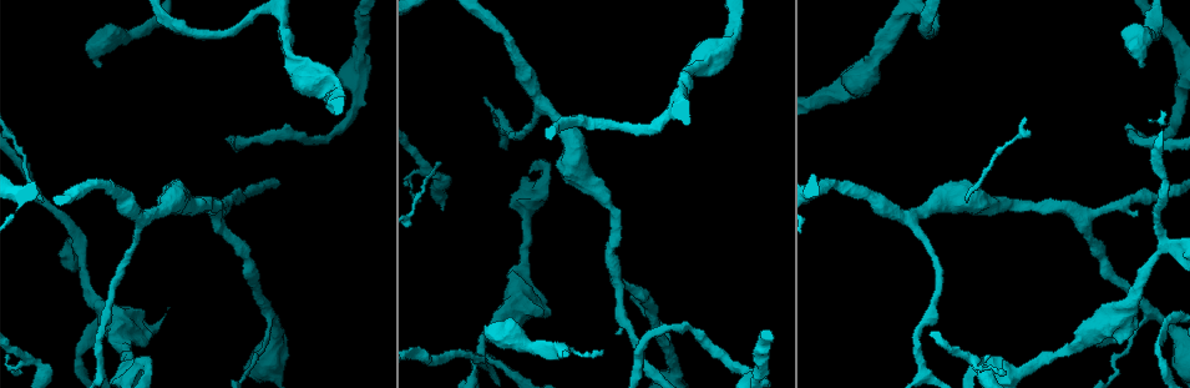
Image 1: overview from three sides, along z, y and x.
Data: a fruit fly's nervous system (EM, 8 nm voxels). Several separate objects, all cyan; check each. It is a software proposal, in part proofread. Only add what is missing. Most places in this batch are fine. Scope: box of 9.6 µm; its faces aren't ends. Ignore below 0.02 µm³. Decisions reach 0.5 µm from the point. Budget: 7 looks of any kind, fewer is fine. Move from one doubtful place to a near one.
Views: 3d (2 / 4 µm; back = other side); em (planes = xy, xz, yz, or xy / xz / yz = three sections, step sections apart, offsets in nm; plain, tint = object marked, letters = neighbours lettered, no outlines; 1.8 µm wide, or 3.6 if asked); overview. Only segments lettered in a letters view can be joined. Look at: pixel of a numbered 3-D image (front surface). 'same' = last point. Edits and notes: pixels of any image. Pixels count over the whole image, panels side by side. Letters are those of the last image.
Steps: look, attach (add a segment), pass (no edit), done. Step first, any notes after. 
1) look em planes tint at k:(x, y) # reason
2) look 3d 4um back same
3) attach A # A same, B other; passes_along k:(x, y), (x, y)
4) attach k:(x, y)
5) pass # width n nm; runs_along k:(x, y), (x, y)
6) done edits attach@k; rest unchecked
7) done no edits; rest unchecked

look 3d 4um back at 1:(1139, 67) # branch stops here

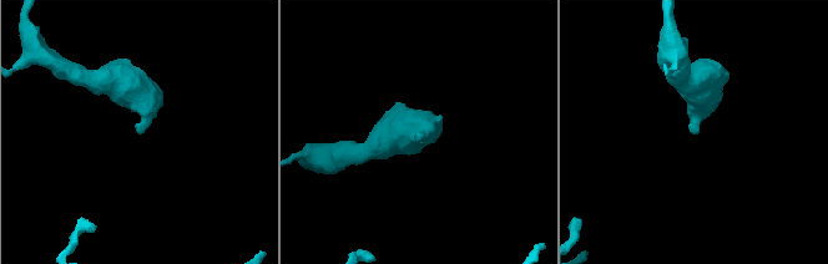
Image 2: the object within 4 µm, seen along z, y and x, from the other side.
look em yz step 16 letters at 2:(694, 130)

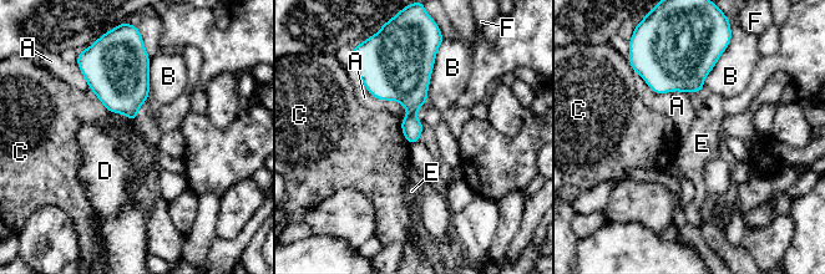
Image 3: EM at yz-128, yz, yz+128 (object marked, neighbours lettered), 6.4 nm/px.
pass # A other, B other, C other, D other, E other, F other; border 3:(89, 87), (110, 112); none of them fits

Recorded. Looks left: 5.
look 3d 4um at 1:(478, 357) # three-way junction

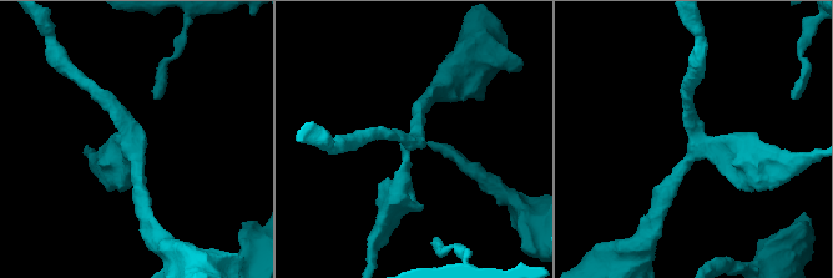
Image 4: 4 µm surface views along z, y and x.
look em planes letters at 4:(696, 148) # arms 3; arm_widths 190, 220, 280 nm; shape alone is not enough

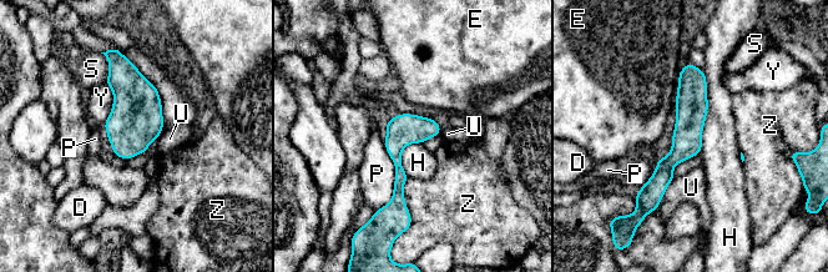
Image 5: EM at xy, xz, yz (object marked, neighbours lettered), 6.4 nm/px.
pass # D other, E other, H other, P other, S other, U other, Y other, Z other; border 5:(702, 69), (707, 116), (700, 154); no lettered segment goes on from it

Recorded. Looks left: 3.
look 3d 4um at 1:(540, 293) # free end

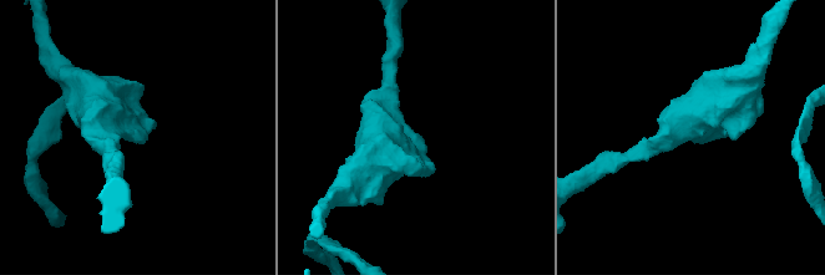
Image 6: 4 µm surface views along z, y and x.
look em 3.6um xz step 16 letters at 6:(138, 141)

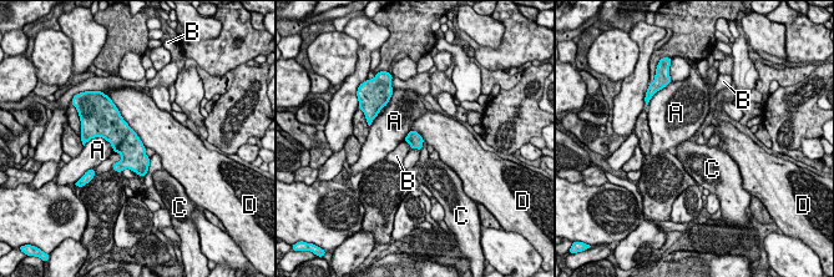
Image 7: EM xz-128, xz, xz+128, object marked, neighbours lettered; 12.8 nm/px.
pass # longest_contact D 700 nm; A other, B other, C other, D other; border 7:(116, 151), (120, 159), (111, 169); no lettered segment goes on from it

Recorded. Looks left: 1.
done no edits; rest unchecked

